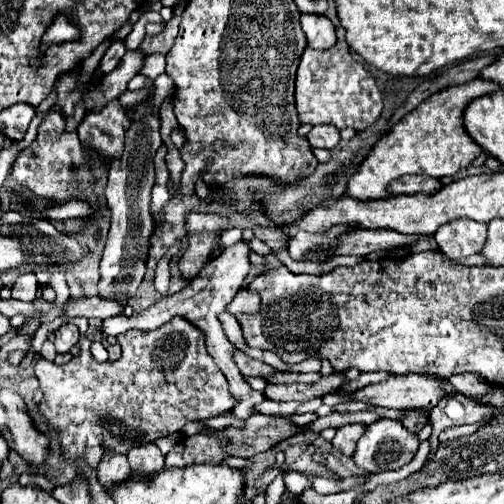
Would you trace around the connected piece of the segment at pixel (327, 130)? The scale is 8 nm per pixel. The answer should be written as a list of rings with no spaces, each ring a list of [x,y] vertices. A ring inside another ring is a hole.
[[[314,126],[306,138],[312,148],[332,150],[340,142],[340,132],[334,126]]]

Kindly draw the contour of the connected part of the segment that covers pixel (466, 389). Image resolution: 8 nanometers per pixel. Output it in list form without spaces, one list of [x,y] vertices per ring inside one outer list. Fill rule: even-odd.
[[[456,374],[450,378],[450,382],[466,396],[476,396],[476,394],[486,394],[490,384],[484,378],[478,378],[478,374]]]

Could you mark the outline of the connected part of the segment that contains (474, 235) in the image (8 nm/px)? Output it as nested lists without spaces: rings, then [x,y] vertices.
[[[456,218],[440,226],[434,234],[440,252],[450,260],[466,258],[478,254],[486,242],[486,224],[474,222],[470,218]]]

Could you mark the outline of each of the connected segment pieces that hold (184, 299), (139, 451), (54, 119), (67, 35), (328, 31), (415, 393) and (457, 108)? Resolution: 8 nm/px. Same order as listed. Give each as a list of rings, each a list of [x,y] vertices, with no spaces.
[[[240,240],[238,244],[226,248],[218,258],[214,258],[214,262],[208,262],[200,274],[184,288],[180,290],[178,294],[172,294],[168,298],[162,298],[158,300],[154,306],[150,306],[148,310],[140,312],[138,316],[132,316],[132,318],[126,318],[126,316],[114,316],[114,318],[108,318],[104,320],[104,326],[102,326],[102,332],[108,334],[108,336],[118,336],[130,328],[140,328],[140,330],[154,330],[162,324],[166,324],[170,318],[174,316],[180,316],[184,320],[188,320],[190,324],[194,324],[198,330],[204,332],[206,336],[206,344],[208,344],[208,350],[210,350],[210,356],[214,358],[214,362],[218,362],[218,368],[224,370],[224,374],[228,376],[228,382],[230,382],[230,388],[234,390],[234,396],[240,400],[234,408],[232,408],[232,416],[216,416],[216,418],[210,418],[210,420],[204,420],[204,426],[206,428],[226,428],[230,426],[232,420],[246,420],[254,414],[254,406],[260,404],[264,400],[264,394],[262,392],[256,392],[252,390],[246,380],[242,378],[242,374],[236,370],[236,364],[232,360],[232,350],[234,346],[226,340],[224,336],[224,330],[218,322],[218,314],[226,312],[226,306],[232,302],[234,294],[238,294],[240,286],[244,284],[246,276],[248,276],[248,268],[250,268],[250,248],[248,248],[248,242],[246,240]]]
[[[146,444],[146,446],[138,446],[130,450],[128,462],[134,472],[148,476],[164,468],[164,454],[158,450],[156,444]]]
[[[52,112],[46,116],[46,120],[42,122],[38,130],[38,138],[26,150],[22,150],[20,156],[16,158],[12,176],[40,198],[54,198],[56,202],[64,204],[66,200],[72,200],[78,196],[86,200],[86,204],[94,208],[96,212],[104,210],[104,202],[96,198],[92,190],[94,180],[82,156],[82,144],[78,140],[78,134],[64,130],[64,116],[60,112]]]
[[[60,14],[58,18],[54,18],[50,28],[46,30],[44,40],[42,40],[42,50],[46,50],[52,44],[70,42],[70,40],[76,40],[76,38],[78,38],[78,28],[66,16]]]
[[[302,14],[300,16],[300,26],[302,26],[304,34],[306,34],[306,40],[308,40],[310,48],[326,50],[326,48],[330,48],[330,46],[336,44],[334,24],[326,16]]]
[[[404,374],[390,376],[384,382],[364,386],[352,394],[352,400],[360,400],[368,406],[380,408],[396,408],[396,410],[412,410],[424,408],[432,410],[438,400],[442,400],[446,392],[438,384],[434,376],[426,374]]]
[[[476,78],[466,84],[450,86],[432,94],[376,142],[360,170],[350,178],[346,194],[356,200],[388,198],[388,184],[404,174],[426,174],[432,178],[442,178],[454,176],[458,170],[470,166],[472,160],[482,152],[482,148],[468,136],[464,128],[464,110],[468,102],[494,90],[498,90],[496,82]]]

